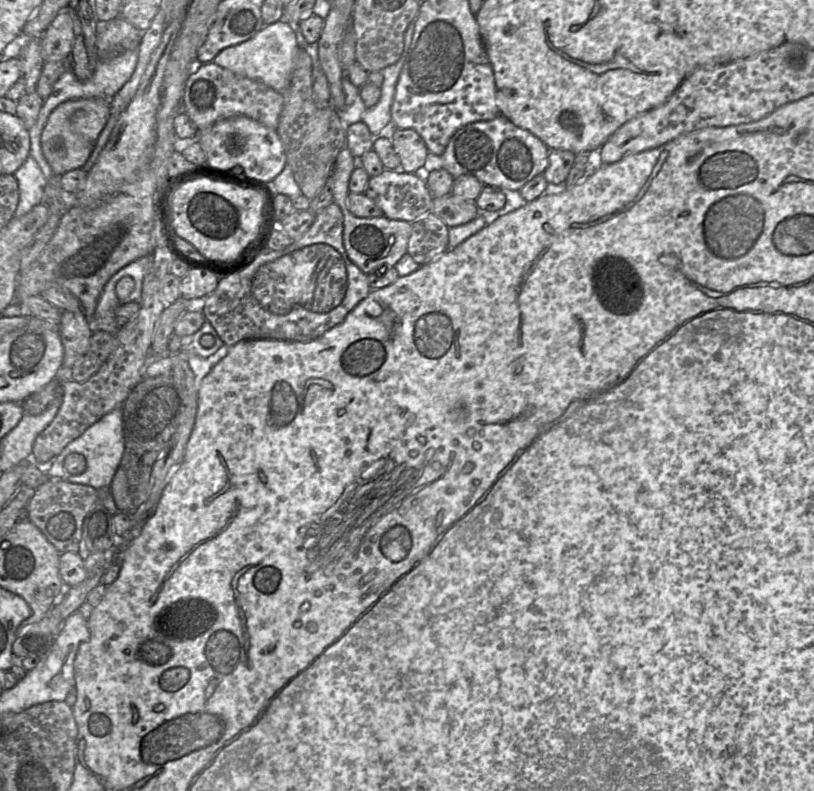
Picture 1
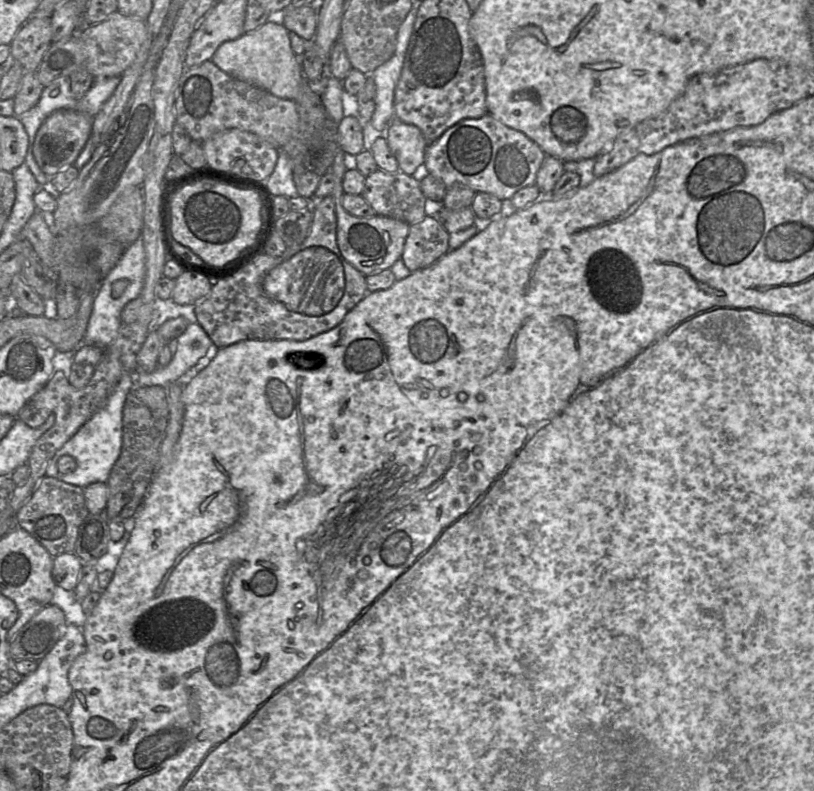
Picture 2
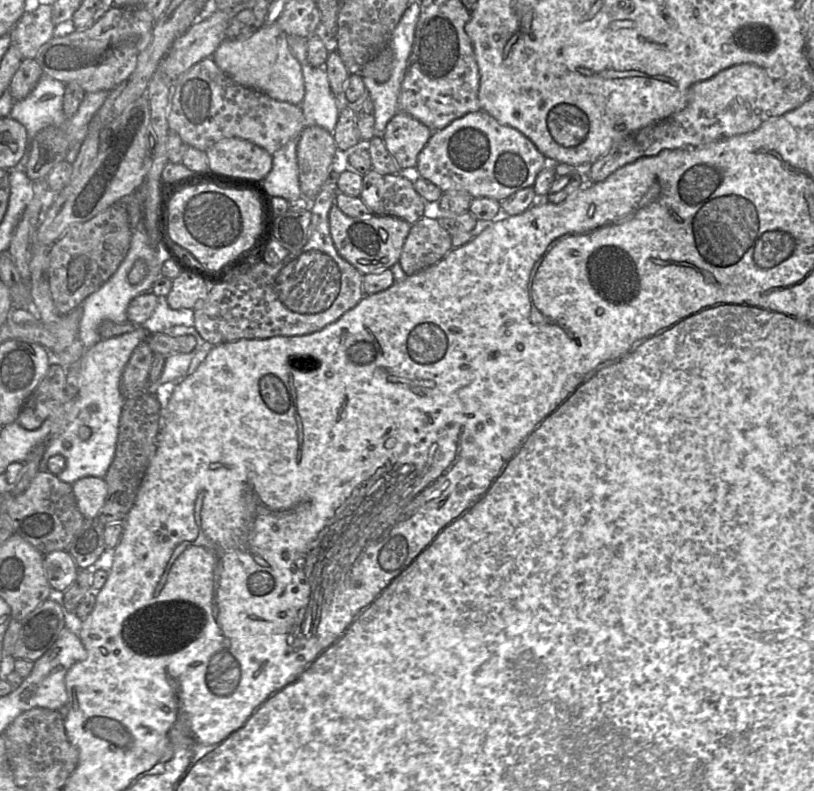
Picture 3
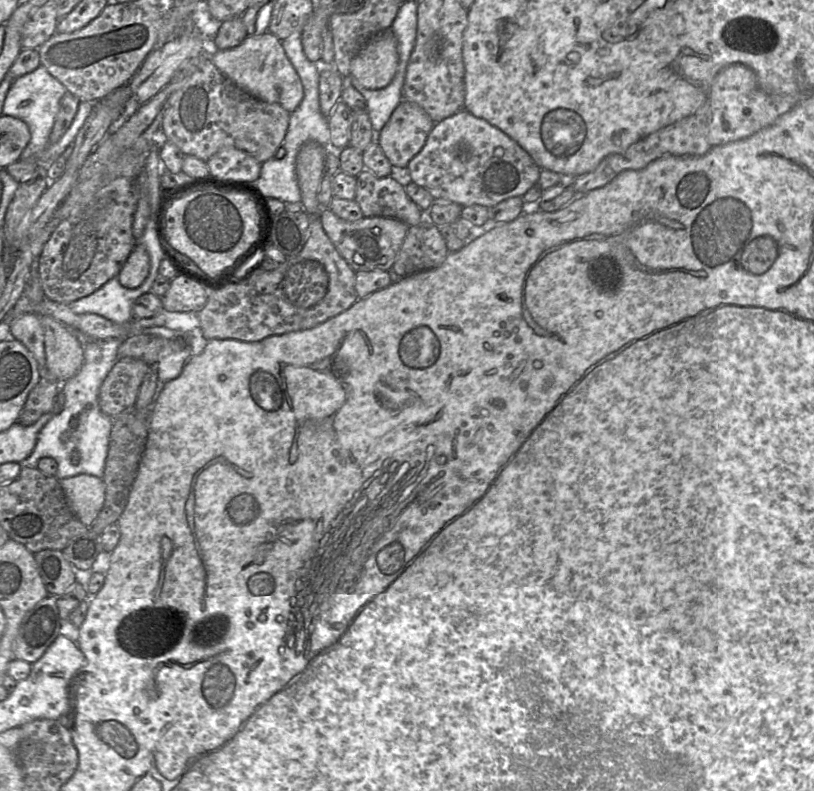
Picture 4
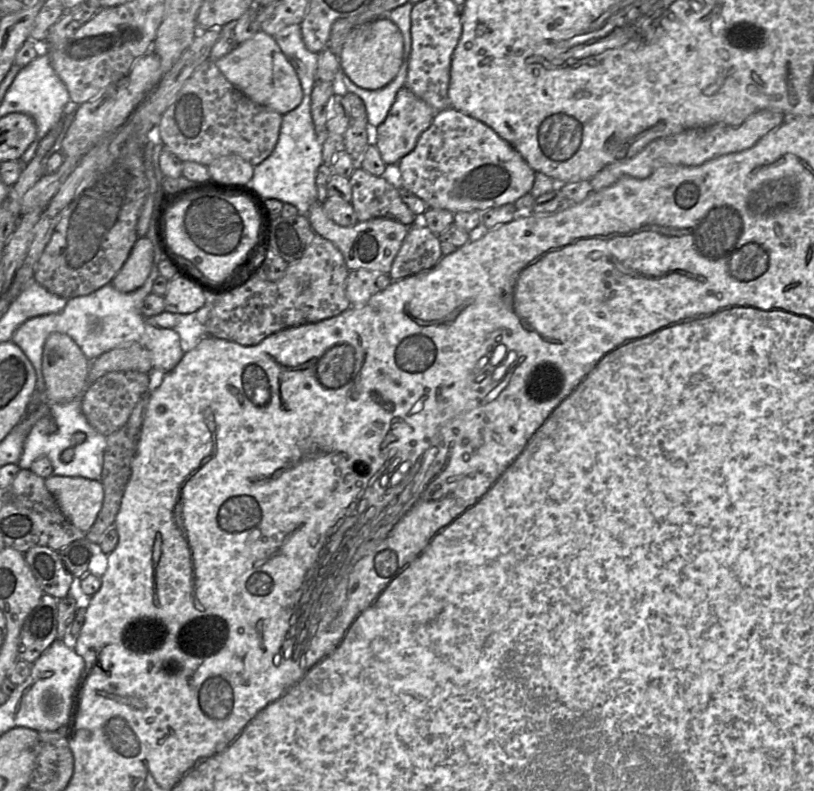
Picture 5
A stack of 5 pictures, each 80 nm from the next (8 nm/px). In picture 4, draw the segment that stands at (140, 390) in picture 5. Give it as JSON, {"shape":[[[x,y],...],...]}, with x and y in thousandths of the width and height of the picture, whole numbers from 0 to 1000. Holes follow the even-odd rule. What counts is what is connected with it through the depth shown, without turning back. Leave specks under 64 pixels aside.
{"shape":[[[145,454],[123,488],[123,518],[140,530],[156,517],[163,517],[172,488],[183,468],[184,463],[176,455]]]}

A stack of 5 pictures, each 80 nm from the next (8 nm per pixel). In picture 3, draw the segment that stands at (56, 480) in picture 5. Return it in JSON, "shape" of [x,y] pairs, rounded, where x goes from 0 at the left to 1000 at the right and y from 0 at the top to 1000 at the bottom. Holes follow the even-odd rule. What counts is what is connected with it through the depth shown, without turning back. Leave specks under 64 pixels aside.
{"shape":[[[108,602],[88,612],[97,646],[104,657],[120,654],[131,628],[131,612],[127,604]]]}

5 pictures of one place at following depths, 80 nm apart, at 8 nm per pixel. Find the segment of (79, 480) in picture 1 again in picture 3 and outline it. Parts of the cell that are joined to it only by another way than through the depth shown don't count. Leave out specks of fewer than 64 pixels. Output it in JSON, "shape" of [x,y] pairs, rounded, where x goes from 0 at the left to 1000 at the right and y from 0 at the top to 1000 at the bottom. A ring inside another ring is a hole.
{"shape":[[[171,413],[167,417],[125,429],[106,441],[98,459],[98,489],[95,498],[97,525],[72,550],[60,554],[48,594],[60,597],[60,579],[76,575],[81,580],[80,593],[70,603],[88,613],[95,607],[114,602],[128,604],[139,583],[145,555],[146,532],[152,512],[147,482],[151,466],[166,440],[178,431],[182,421]]]}

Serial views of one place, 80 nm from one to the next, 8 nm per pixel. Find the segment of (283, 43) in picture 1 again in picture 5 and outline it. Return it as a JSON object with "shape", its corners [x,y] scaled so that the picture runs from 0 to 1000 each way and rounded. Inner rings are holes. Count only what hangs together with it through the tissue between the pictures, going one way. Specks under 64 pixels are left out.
{"shape":[[[322,39],[263,80],[276,99],[301,121],[346,145],[362,138],[371,128],[372,115],[362,87],[337,47]]]}

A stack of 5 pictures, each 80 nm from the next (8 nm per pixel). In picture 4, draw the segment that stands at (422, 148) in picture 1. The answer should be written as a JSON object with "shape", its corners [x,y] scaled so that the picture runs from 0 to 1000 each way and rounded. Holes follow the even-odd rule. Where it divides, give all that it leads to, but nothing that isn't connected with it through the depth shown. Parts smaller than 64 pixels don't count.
{"shape":[[[495,125],[466,171],[466,183],[480,209],[500,211],[522,183],[533,157],[520,137]]]}

